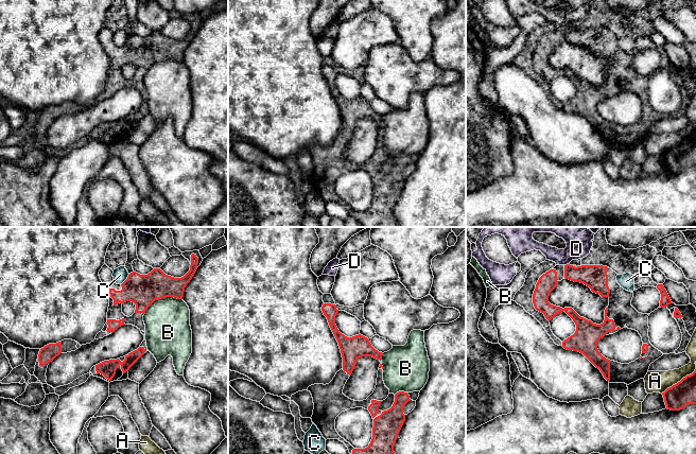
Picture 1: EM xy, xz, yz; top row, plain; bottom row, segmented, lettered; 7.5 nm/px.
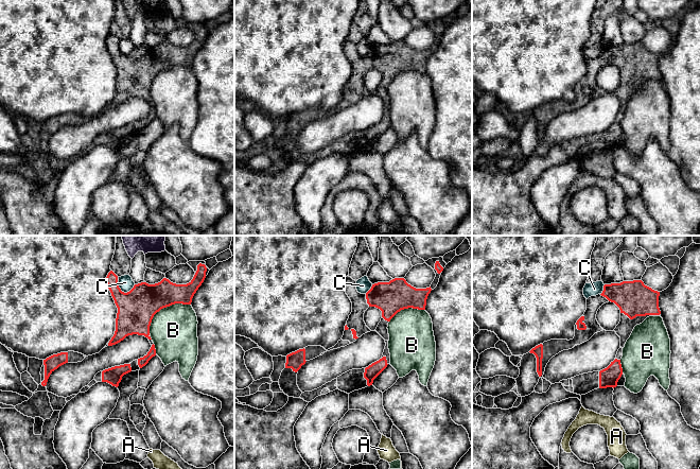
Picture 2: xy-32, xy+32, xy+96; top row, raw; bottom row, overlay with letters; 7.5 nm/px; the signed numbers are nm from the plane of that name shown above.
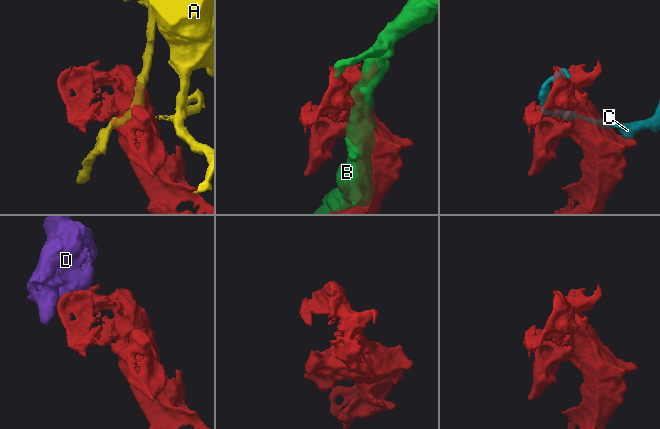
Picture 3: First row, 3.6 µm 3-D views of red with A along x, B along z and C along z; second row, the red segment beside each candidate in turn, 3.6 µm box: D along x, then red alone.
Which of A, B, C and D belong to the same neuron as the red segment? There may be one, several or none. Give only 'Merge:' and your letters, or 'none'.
Merge: none

